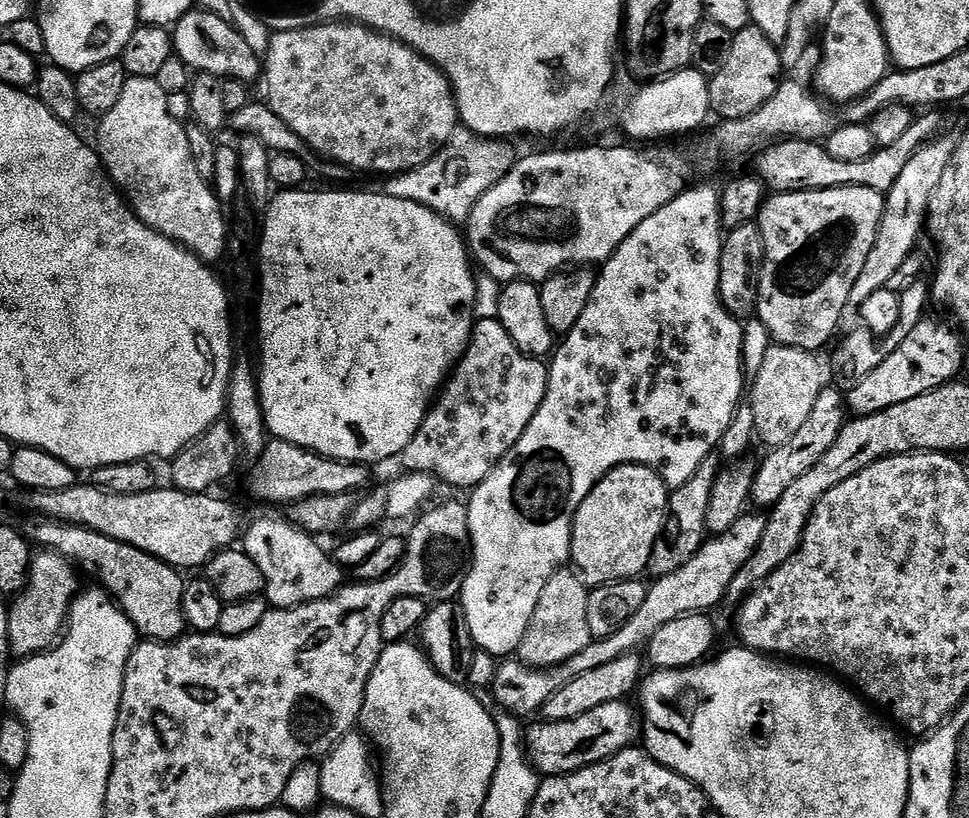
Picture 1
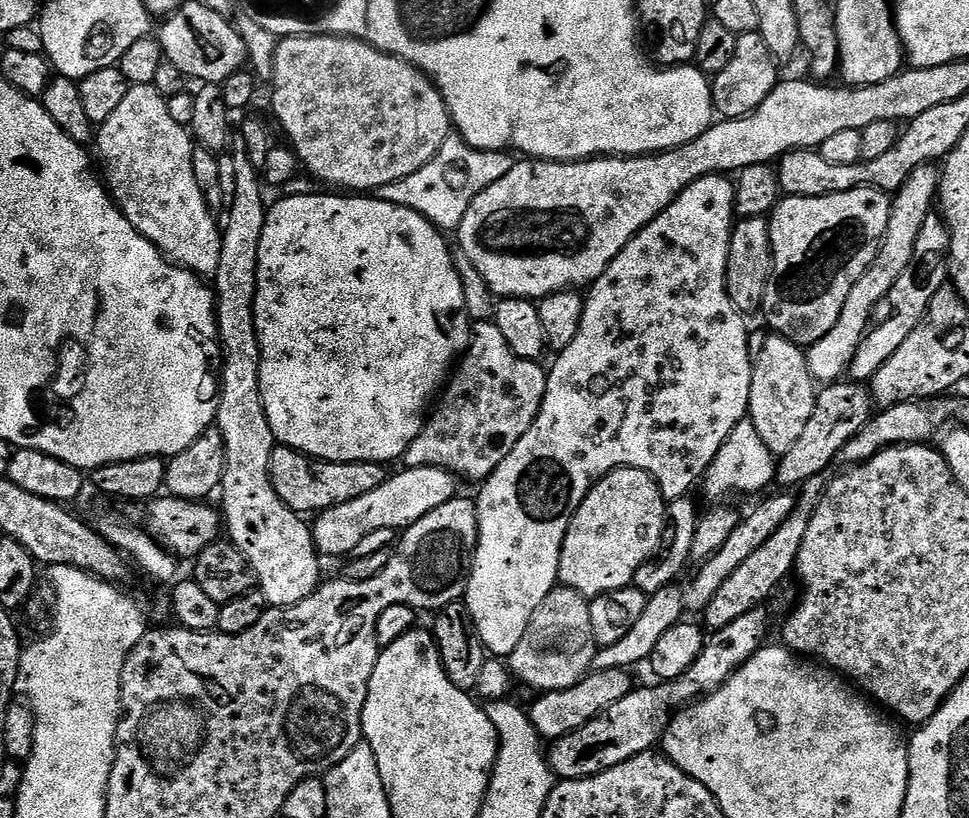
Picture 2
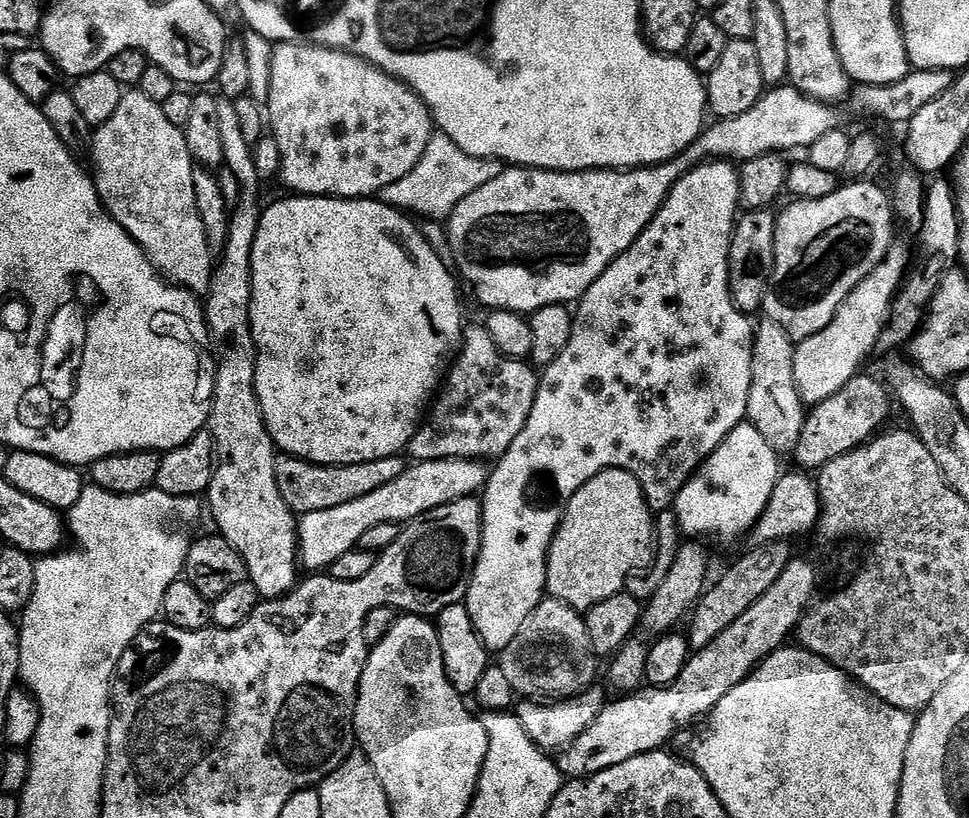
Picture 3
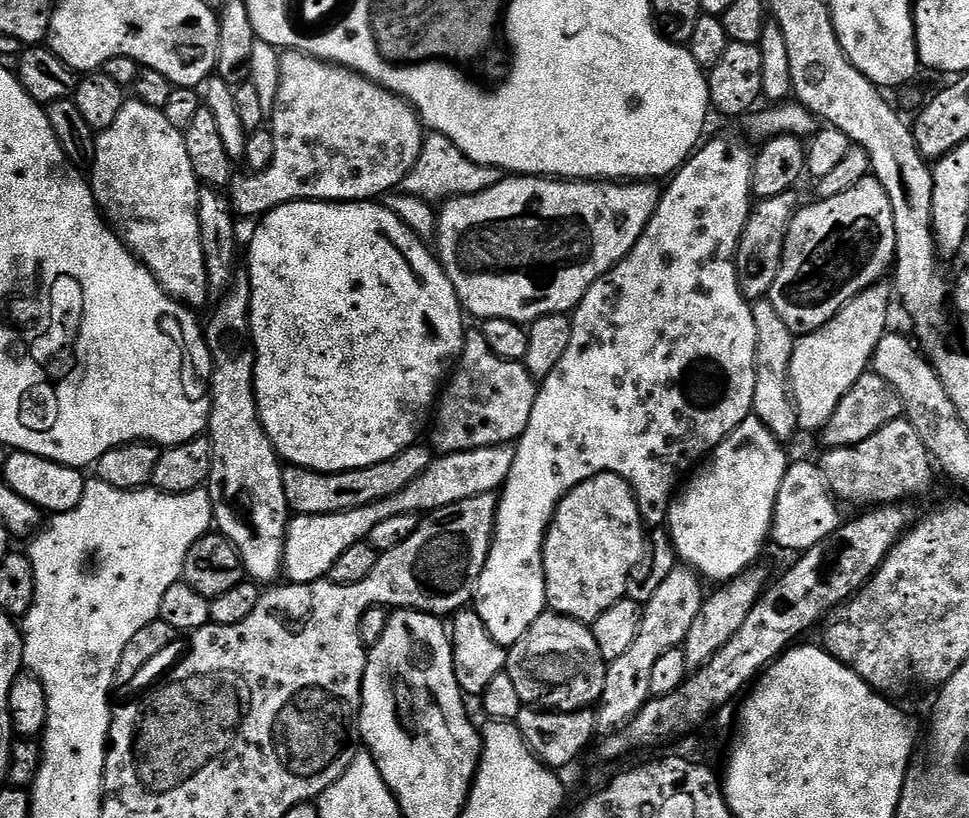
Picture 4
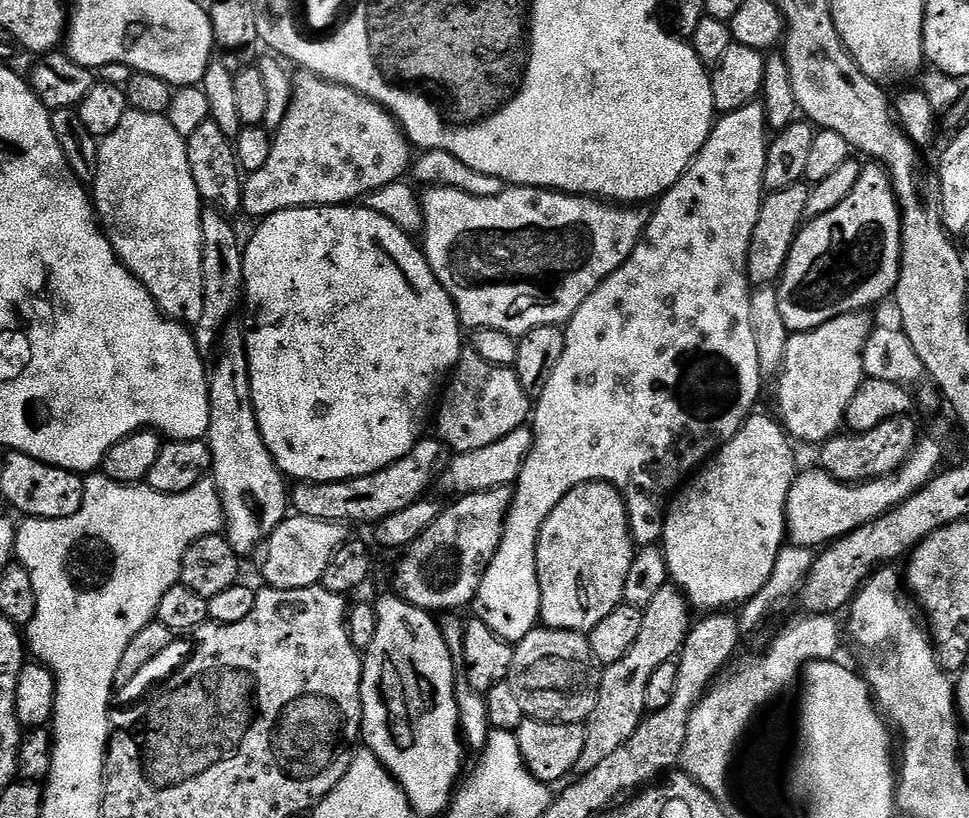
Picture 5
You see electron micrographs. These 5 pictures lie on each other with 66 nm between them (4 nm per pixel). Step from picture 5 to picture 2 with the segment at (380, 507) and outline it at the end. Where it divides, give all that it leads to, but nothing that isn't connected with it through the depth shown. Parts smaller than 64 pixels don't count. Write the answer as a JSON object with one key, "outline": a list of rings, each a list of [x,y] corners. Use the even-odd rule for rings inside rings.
{"outline":[[[278,446],[272,452],[270,462],[270,478],[278,498],[290,506],[290,510],[301,514],[319,514],[327,508],[342,506],[342,502],[350,502],[354,498],[362,498],[362,494],[370,494],[382,482],[386,482],[390,472],[378,462],[330,462],[316,460],[292,448]]]}

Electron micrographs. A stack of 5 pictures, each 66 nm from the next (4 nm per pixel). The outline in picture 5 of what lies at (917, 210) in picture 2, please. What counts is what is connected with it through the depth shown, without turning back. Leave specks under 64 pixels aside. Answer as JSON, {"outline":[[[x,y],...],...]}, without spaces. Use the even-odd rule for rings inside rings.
{"outline":[[[864,310],[847,312],[809,332],[789,335],[775,383],[778,419],[793,441],[820,446],[845,427],[846,410],[866,379],[862,354],[874,327],[868,316]]]}

